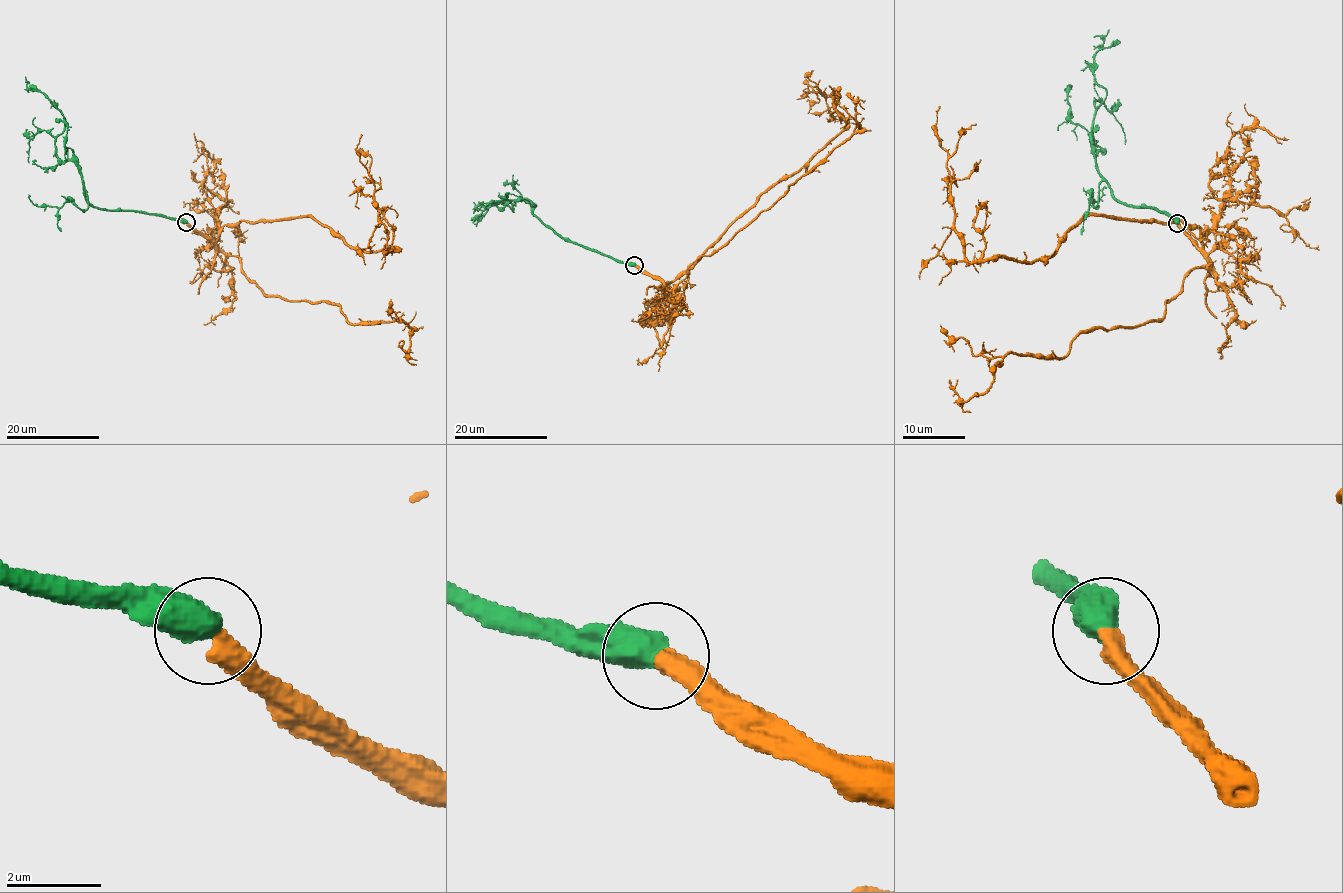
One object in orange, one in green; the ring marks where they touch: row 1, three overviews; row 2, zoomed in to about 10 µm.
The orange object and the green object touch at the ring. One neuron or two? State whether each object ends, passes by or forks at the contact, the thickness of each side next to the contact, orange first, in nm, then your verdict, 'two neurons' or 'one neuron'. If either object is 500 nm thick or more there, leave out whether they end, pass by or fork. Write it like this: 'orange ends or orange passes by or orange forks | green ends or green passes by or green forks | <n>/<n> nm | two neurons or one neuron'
440/750 nm | one neuron

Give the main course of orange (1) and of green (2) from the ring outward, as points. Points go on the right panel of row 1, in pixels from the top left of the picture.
1: (1177, 223), (1202, 245), (1197, 226), (1180, 222), (1087, 215), (1050, 256), (971, 262), (954, 225), (940, 105)
2: (1177, 223), (1165, 212), (1124, 205), (1098, 171), (1090, 143), (1095, 112), (1106, 98), (1093, 56), (1109, 29)

